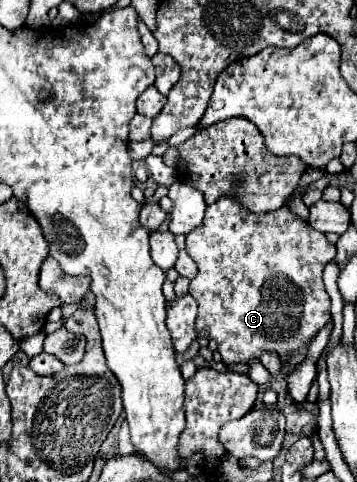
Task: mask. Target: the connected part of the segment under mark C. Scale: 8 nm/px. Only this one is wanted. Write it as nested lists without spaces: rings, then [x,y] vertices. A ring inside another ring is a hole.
[[[222,196],[206,208],[204,224],[186,236],[186,252],[198,266],[198,276],[190,282],[190,296],[198,302],[198,318],[194,330],[200,338],[214,340],[226,364],[260,358],[264,350],[276,354],[294,354],[330,318],[330,296],[324,290],[324,266],[336,256],[336,246],[316,232],[306,220],[298,218],[288,206],[254,214],[234,196]]]

